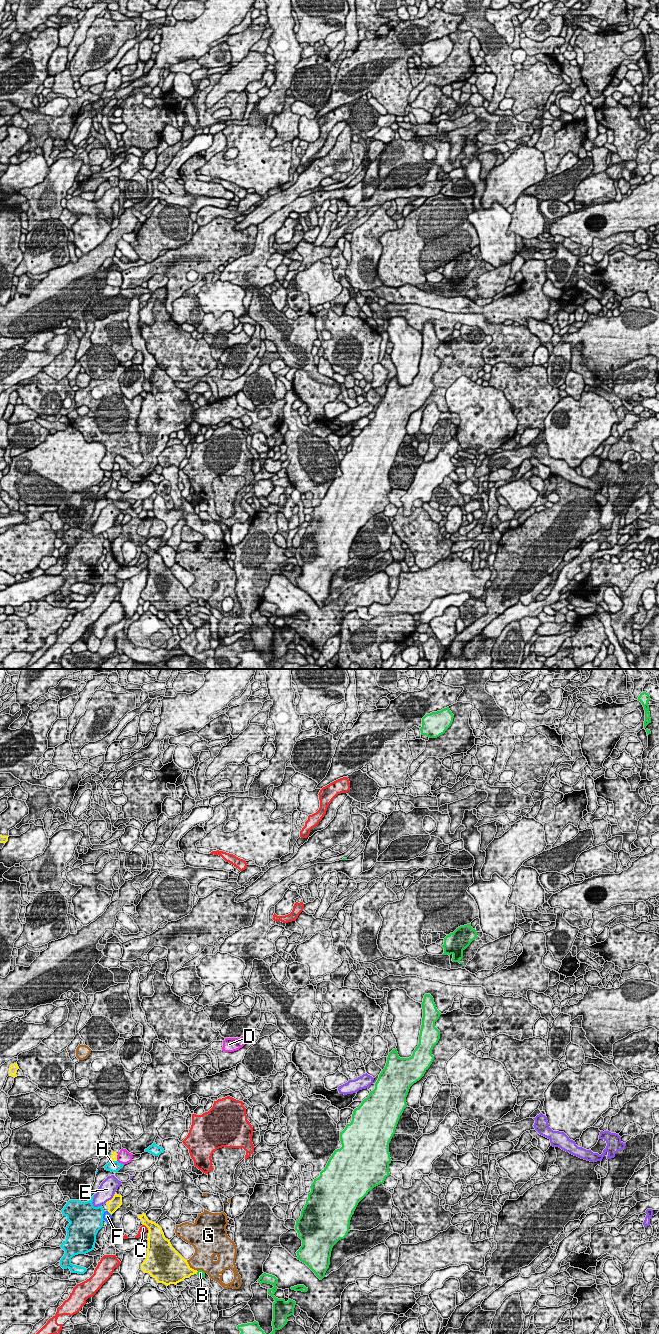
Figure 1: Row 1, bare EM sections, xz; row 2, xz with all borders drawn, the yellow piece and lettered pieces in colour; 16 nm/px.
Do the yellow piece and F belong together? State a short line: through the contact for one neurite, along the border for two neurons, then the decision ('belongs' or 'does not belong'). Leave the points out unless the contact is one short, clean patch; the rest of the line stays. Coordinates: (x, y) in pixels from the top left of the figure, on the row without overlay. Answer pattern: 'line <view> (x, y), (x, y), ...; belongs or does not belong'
line xz (107, 539), (111, 543); does not belong

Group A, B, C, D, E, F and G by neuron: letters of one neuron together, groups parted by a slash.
A / B / C / D / E / F / G

